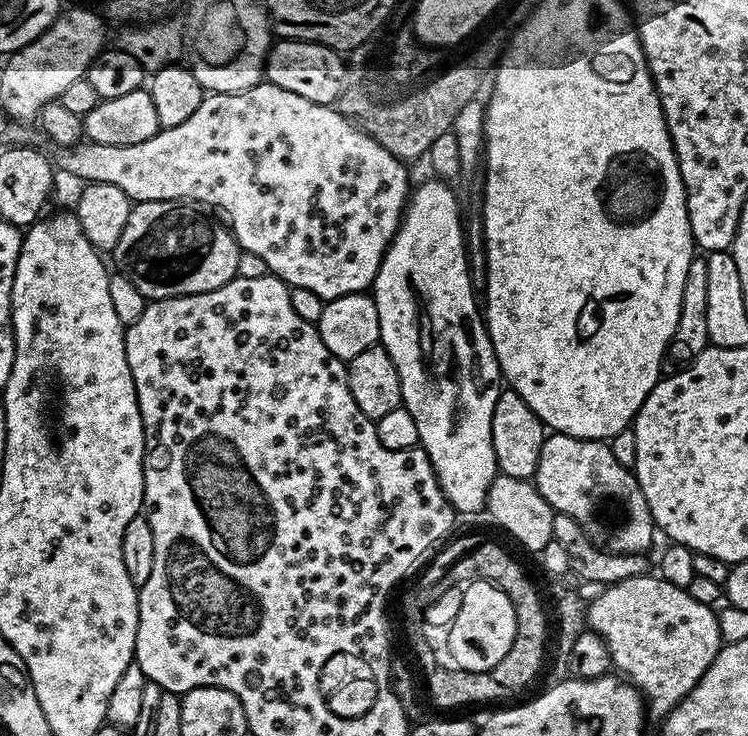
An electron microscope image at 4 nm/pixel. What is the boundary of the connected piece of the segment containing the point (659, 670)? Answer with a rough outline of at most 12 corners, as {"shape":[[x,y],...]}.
{"shape":[[659,574],[609,584],[587,627],[649,717],[698,686],[713,605]]}

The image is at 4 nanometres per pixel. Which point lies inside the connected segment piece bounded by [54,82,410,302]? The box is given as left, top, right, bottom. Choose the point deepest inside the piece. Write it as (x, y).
(320, 201)

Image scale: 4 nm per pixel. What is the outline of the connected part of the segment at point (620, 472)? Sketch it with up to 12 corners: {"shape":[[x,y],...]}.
{"shape":[[545,435],[534,483],[605,552],[647,553],[635,471],[607,443]]}

